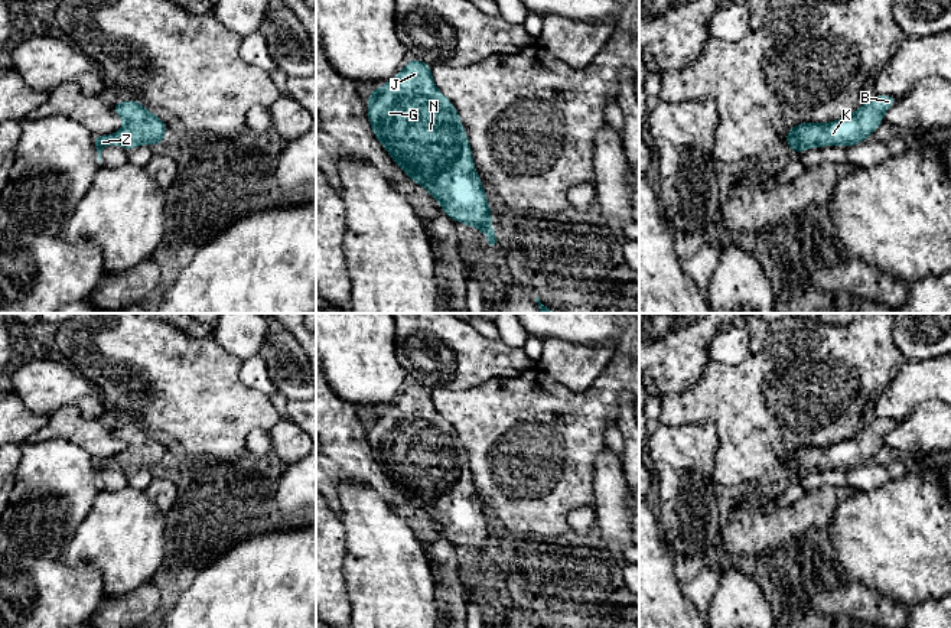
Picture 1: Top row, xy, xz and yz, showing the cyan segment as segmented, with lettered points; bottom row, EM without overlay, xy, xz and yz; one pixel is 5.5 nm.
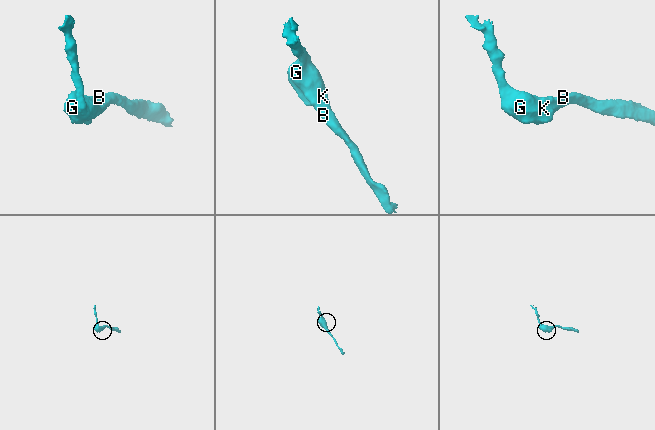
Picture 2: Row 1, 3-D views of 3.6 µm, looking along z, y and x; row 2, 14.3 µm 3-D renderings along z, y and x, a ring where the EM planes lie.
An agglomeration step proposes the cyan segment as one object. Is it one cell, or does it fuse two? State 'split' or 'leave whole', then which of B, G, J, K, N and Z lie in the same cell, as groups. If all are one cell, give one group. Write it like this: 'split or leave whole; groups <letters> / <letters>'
leave whole; groups B G J K N Z

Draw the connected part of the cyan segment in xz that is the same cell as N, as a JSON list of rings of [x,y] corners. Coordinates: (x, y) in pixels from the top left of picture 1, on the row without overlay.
[[[411,381],[391,404],[368,416],[367,439],[375,462],[413,505],[430,515],[444,538],[481,553],[489,569],[495,569],[491,531],[469,462],[455,429],[434,409],[431,390]]]

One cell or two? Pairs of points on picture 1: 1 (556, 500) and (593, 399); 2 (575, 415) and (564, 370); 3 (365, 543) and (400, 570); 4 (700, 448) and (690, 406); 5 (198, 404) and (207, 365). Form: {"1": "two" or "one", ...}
{"1": "one", "2": "two", "3": "one", "4": "two", "5": "one"}

